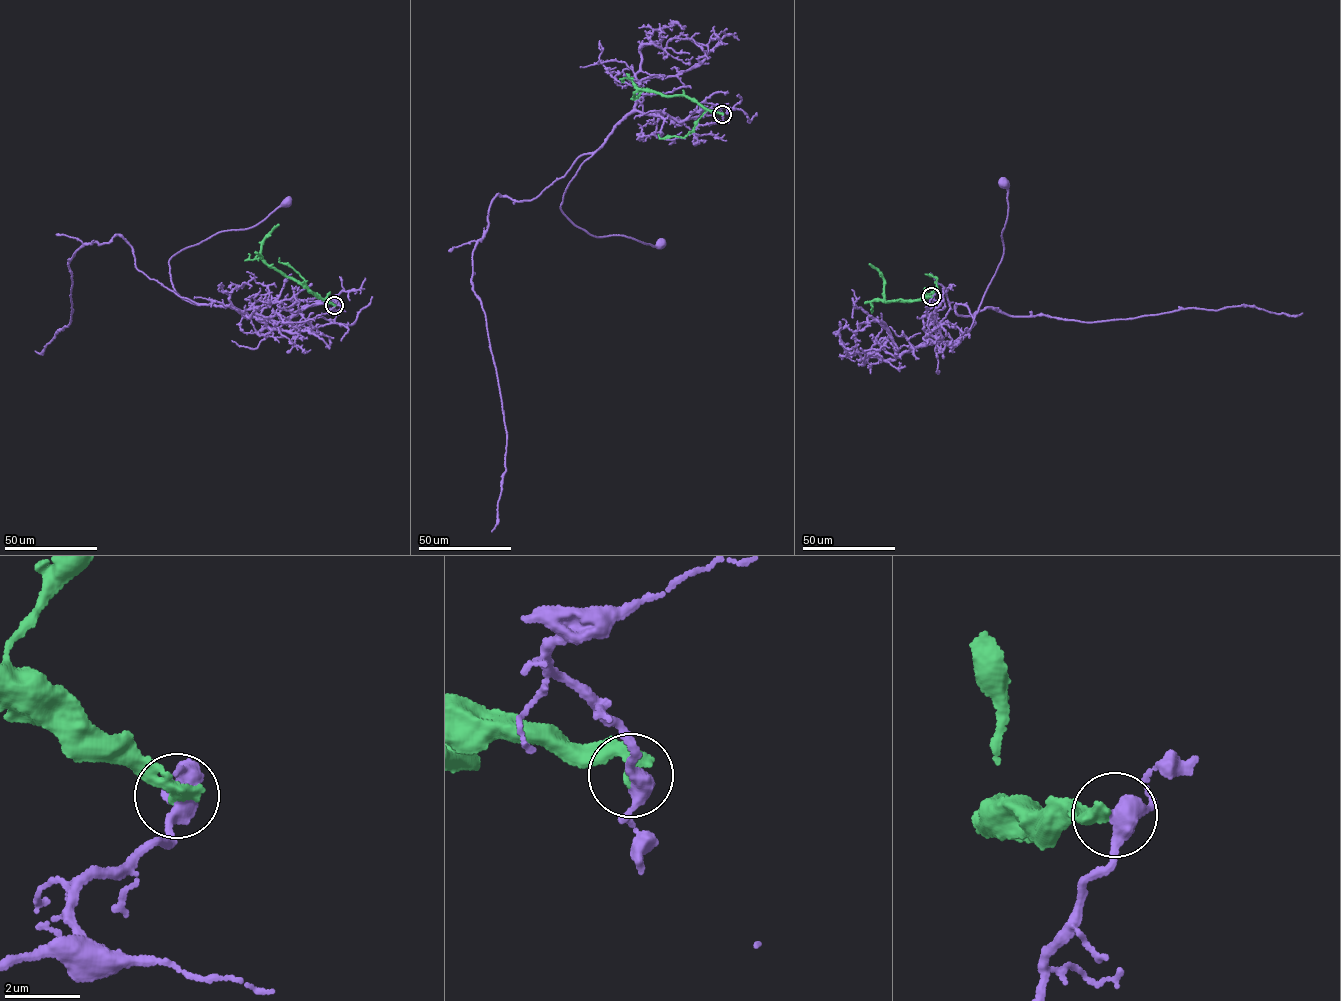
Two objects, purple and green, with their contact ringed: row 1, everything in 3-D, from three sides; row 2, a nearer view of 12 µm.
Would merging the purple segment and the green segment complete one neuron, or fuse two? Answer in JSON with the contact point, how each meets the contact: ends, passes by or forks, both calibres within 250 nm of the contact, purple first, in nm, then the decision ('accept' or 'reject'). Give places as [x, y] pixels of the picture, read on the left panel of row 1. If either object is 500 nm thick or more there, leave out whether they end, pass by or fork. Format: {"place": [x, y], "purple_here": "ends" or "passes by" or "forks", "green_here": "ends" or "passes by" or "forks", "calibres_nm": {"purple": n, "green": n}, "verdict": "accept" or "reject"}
{"place": [334, 305], "purple_here": "passes by", "green_here": "ends", "calibres_nm": {"purple": 420, "green": 360}, "verdict": "reject"}

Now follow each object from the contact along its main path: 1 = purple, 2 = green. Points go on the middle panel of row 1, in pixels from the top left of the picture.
1: (722, 114), (713, 106), (681, 121), (629, 113), (566, 189), (562, 211), (589, 233), (659, 243)
2: (722, 114), (679, 95), (639, 90), (633, 99), (643, 88)

